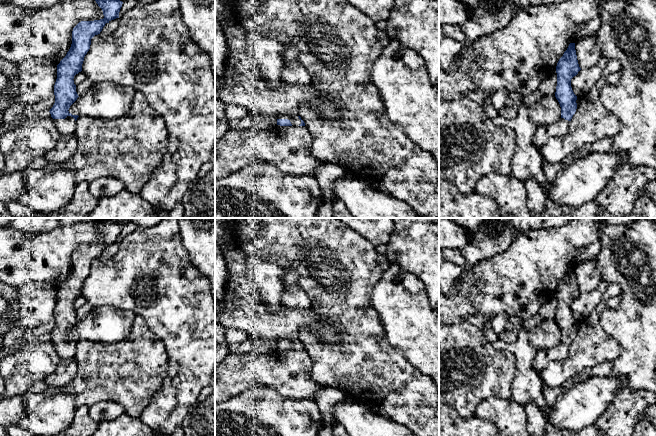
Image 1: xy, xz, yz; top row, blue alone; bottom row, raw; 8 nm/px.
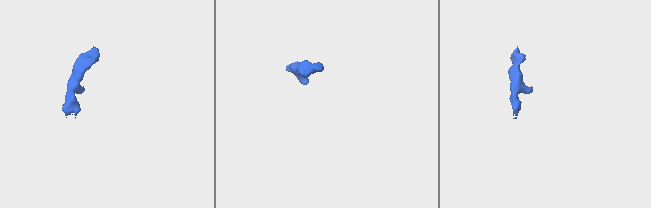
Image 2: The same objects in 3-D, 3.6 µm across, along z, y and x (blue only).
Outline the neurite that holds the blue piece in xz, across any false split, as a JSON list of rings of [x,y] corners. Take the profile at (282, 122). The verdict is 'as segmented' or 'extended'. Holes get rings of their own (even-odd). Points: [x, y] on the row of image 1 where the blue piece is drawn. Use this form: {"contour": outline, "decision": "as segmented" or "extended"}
{"contour": [[[280,114],[277,118],[277,125],[280,126],[305,126],[304,121],[297,115]]], "decision": "extended"}

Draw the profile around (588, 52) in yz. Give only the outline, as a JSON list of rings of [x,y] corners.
[[[595,34],[578,39],[575,42],[575,50],[581,69],[594,67],[602,57]]]

